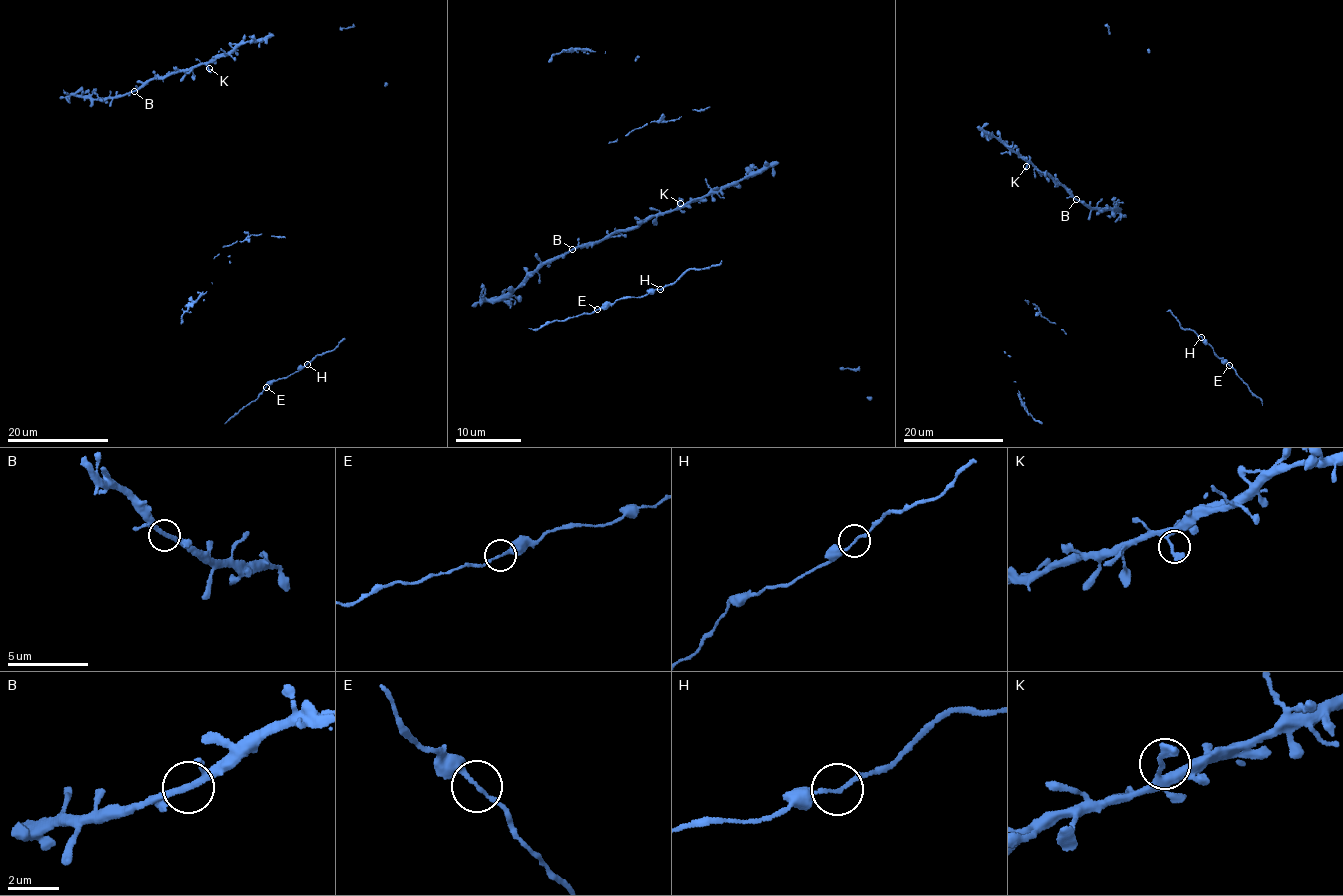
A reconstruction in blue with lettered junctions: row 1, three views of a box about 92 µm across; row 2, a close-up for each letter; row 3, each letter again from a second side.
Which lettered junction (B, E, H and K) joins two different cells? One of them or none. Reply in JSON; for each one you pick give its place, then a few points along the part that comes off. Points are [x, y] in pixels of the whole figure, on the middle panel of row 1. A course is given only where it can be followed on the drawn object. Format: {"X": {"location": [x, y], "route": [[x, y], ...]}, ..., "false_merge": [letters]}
{"false_merge": []}

